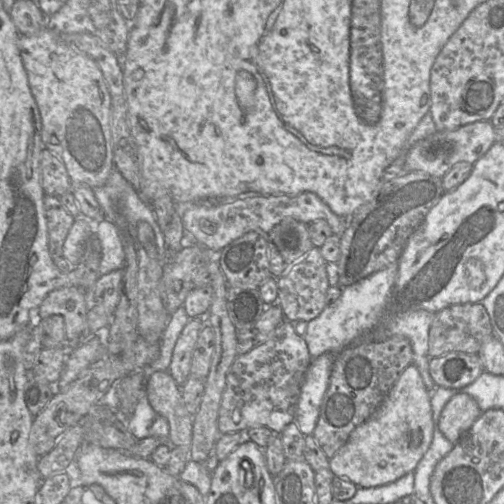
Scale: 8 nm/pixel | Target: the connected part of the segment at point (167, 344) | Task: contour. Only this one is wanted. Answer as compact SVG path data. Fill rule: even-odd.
M183 305L170 317L160 341L159 356L150 364L148 372L168 371L176 341L189 319Z

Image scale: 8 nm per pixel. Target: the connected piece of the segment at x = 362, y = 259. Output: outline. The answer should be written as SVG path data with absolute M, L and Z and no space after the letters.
M405 172L390 181L382 181L371 199L357 209L347 221L347 228L339 240L339 286L350 286L399 260L407 241L424 220L429 210L444 194L442 178L426 172Z

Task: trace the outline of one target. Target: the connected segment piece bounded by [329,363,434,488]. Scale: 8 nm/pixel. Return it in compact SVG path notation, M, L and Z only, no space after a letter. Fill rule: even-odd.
M411 363L403 370L376 411L352 431L347 442L329 460L332 474L349 480L358 488L369 488L389 484L414 472L432 442L434 425L430 398L431 392L427 390L417 367Z

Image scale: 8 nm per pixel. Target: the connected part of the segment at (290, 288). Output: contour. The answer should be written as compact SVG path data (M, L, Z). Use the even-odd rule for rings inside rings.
M313 247L281 277L277 278L277 304L281 307L287 321L308 323L324 310L326 307L326 293L330 287L326 264L327 262L320 253L320 248Z

